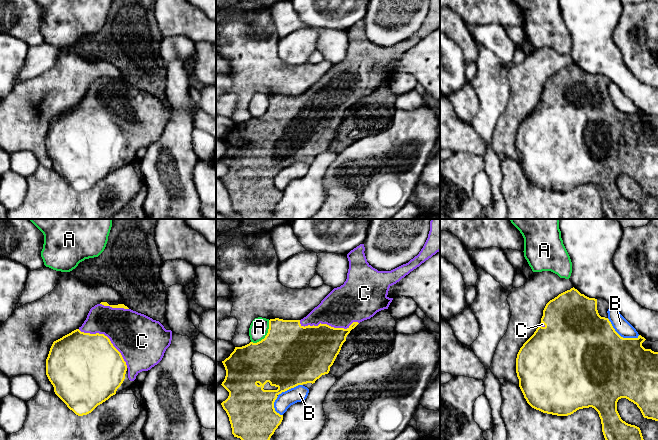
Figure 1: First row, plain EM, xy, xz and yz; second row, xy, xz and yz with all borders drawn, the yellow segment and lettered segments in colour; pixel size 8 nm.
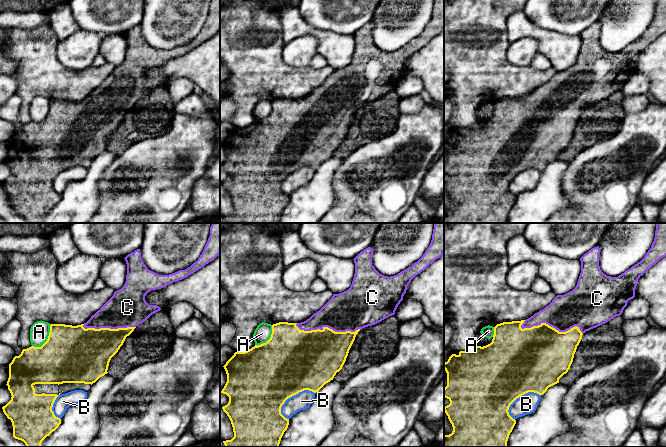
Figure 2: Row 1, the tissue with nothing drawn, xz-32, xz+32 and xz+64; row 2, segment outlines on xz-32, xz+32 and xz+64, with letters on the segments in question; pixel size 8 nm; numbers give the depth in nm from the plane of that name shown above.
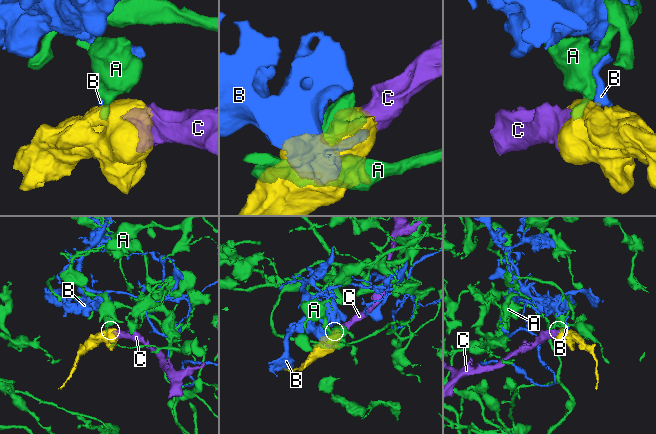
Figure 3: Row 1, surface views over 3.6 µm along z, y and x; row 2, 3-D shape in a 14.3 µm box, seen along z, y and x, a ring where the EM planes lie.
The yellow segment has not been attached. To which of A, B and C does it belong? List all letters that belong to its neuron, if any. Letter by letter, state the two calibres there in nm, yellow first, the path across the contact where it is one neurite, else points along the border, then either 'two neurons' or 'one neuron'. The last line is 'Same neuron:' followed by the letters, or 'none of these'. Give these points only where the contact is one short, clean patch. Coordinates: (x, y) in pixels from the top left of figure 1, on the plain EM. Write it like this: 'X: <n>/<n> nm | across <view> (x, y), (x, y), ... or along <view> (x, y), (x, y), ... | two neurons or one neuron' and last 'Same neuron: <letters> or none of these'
A: 500/150 nm | along xz (269, 96), (267, 110), (260, 116), (251, 118) | two neurons
B: 420/130 nm | two neurons
C: 400/320 nm | one neuron
Same neuron: C

